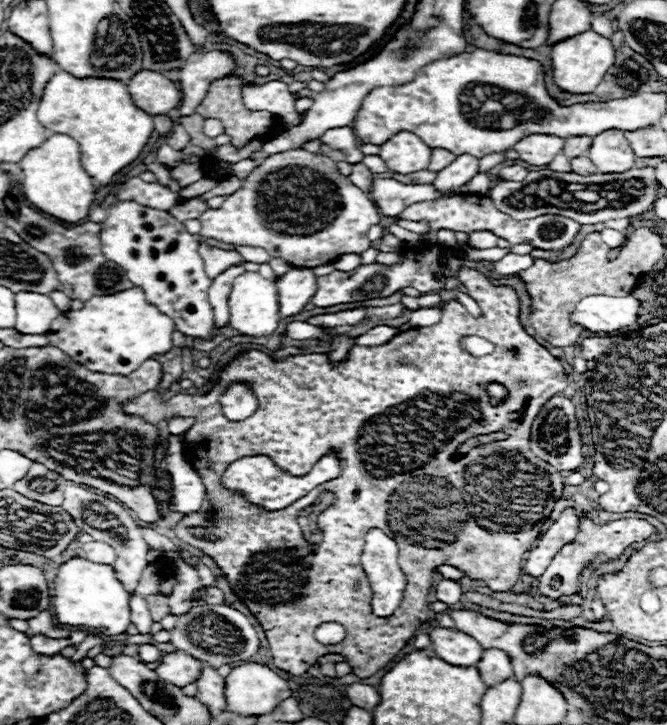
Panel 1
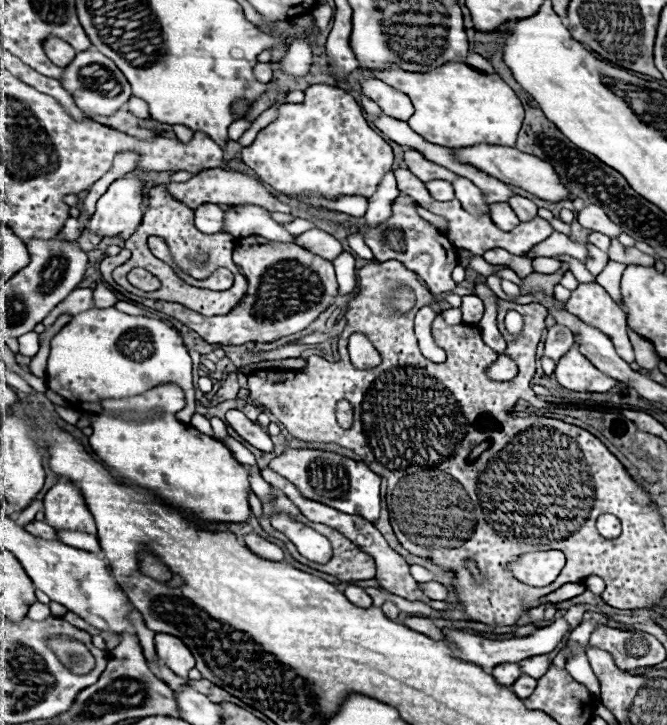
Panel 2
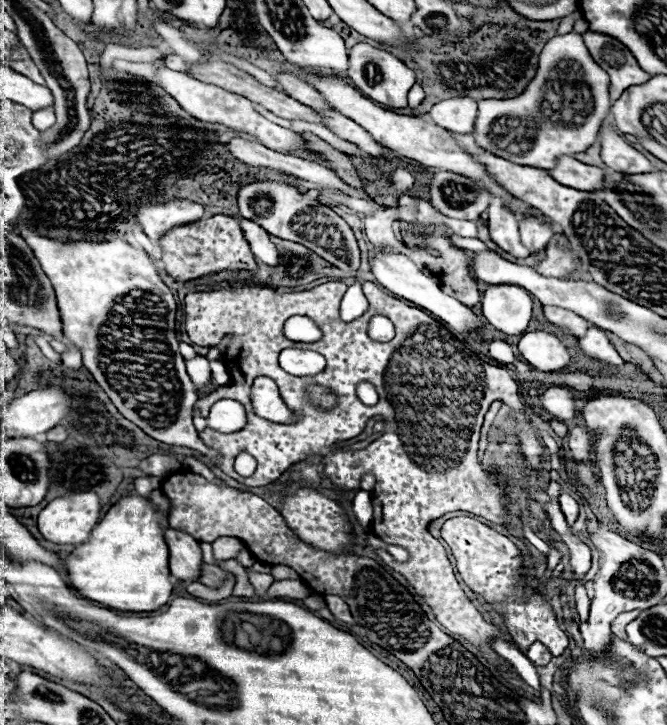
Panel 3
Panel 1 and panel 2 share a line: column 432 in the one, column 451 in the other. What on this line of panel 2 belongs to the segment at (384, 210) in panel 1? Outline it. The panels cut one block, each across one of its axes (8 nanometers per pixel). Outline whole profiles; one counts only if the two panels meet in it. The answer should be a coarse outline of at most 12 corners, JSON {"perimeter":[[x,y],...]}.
{"perimeter":[[430,180],[426,188],[434,200],[454,198],[452,184]]}

